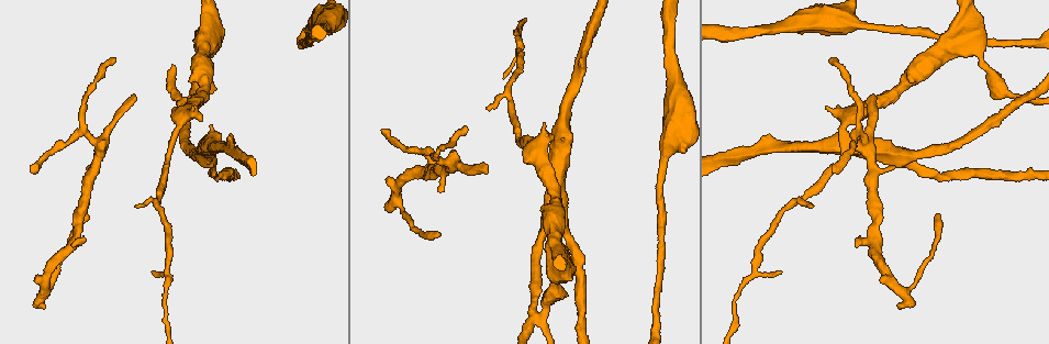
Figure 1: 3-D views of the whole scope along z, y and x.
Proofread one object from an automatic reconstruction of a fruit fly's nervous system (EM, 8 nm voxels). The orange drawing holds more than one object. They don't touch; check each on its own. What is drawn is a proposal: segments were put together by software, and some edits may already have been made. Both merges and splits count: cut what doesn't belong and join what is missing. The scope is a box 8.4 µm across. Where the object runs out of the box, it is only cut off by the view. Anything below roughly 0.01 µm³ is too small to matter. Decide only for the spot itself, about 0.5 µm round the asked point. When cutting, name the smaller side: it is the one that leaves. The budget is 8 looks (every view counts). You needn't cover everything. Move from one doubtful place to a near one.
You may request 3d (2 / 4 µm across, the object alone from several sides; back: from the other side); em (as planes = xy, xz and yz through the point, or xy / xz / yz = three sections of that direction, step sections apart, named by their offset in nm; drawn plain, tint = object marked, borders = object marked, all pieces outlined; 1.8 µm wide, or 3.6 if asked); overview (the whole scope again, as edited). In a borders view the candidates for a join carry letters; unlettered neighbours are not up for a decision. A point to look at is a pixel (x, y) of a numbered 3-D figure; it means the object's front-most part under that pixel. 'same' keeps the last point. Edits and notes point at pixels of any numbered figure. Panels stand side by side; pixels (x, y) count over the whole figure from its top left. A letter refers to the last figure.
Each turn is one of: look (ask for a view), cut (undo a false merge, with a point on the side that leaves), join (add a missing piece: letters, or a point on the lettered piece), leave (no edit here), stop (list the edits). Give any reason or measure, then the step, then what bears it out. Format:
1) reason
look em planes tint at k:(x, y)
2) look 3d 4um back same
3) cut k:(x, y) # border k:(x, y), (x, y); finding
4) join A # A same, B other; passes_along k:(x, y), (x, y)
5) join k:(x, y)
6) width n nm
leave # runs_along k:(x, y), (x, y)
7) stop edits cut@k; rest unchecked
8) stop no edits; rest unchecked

thin end
look em planes borders at 1:(135, 95)

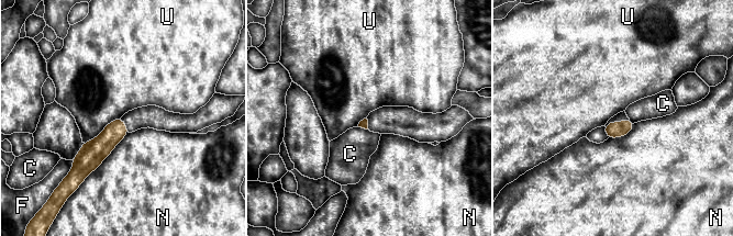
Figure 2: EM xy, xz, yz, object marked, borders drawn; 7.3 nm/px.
leave # C other, F other, N other, U other; border 2:(120, 118), (84, 143); none of them fits

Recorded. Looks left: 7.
branch stops here
look em planes borders at 1:(893, 165)

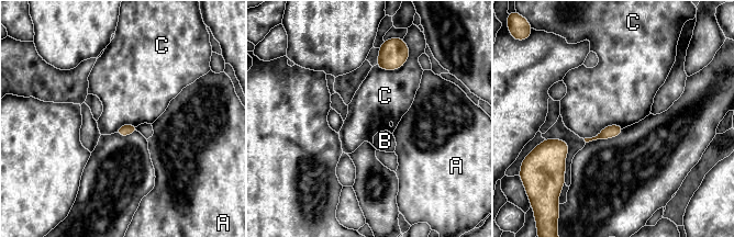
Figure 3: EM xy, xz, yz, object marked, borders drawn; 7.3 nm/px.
leave # A other, B other, C other; border 3:(624, 127), (608, 125), (584, 138); no lettered piece goes on from it

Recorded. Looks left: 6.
look em xz step 4 tint at 1:(31, 170)

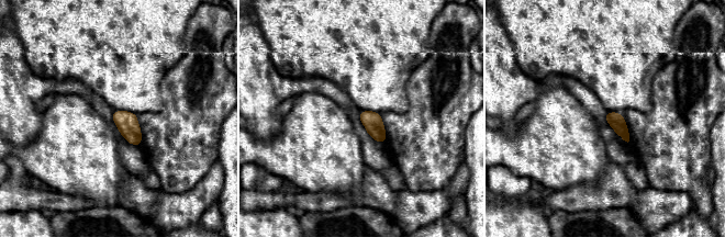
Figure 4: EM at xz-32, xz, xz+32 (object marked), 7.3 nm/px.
see the neighbours
look em xz step 4 borders same

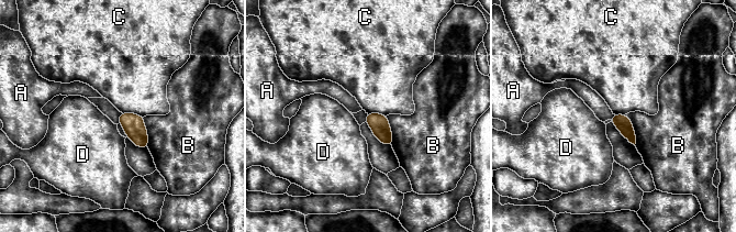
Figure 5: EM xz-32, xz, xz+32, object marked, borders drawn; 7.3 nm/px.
leave # A other, B other, C other, D other; border 5:(614, 114), (611, 120); no lettered piece goes on from it

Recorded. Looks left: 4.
four or more arms meet
look em planes borders at 1:(1019, 98)

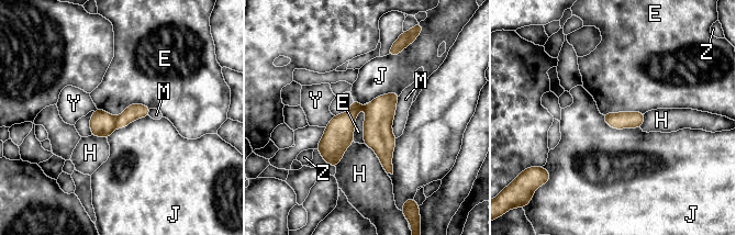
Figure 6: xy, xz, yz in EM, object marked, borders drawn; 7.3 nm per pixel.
width 130 nm; longest_contact J 360 nm
cut 6:(102, 124) # E other, H other, J other, M other, Y other, Z other; a second neuron is stuck on

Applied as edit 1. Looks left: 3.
stop edits cut@6; rest unchecked

